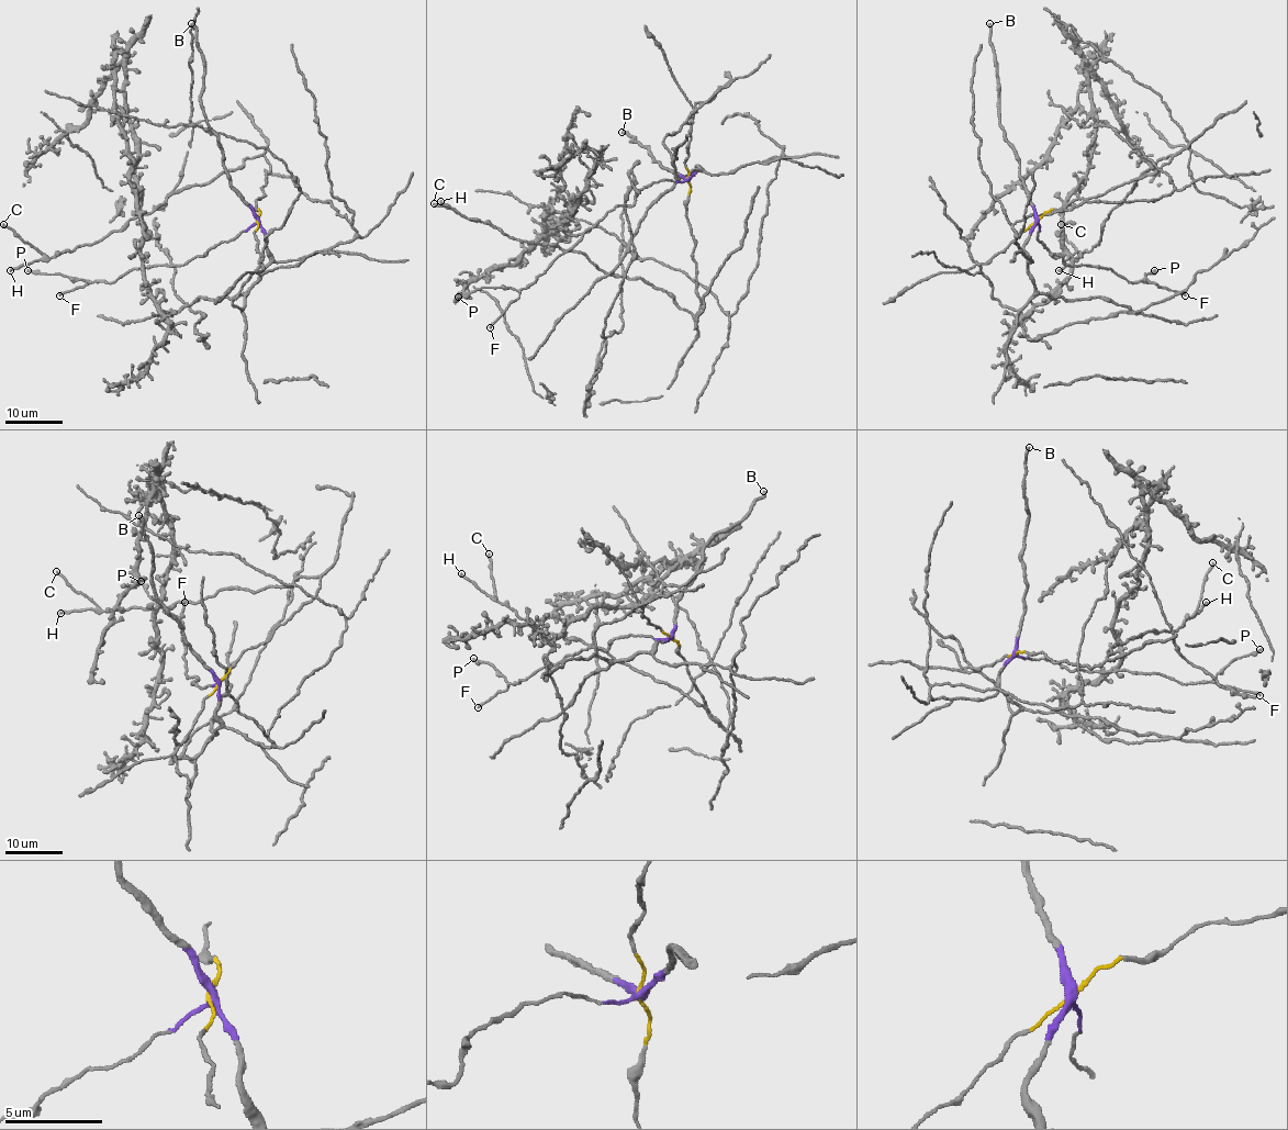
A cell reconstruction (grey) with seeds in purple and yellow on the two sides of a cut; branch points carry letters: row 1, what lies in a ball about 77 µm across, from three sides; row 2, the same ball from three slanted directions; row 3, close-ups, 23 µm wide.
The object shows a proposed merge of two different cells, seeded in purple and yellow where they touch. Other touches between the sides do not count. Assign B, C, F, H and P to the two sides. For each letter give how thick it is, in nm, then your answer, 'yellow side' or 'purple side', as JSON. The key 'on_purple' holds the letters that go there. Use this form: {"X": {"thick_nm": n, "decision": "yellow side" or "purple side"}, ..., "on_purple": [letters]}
{"B": {"thick_nm": 320, "decision": "purple side"}, "C": {"thick_nm": 180, "decision": "yellow side"}, "F": {"thick_nm": 170, "decision": "purple side"}, "H": {"thick_nm": 200, "decision": "yellow side"}, "P": {"thick_nm": 220, "decision": "purple side"}, "on_purple": ["B", "F", "P"]}

